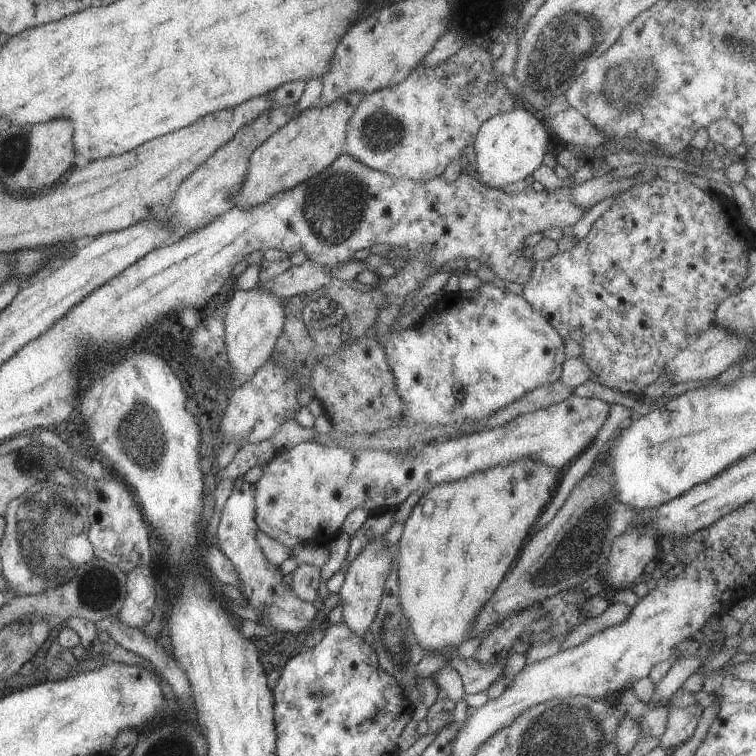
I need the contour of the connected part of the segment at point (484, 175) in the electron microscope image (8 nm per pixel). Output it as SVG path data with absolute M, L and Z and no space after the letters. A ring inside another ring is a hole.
M525 106L499 113L488 118L474 138L475 176L479 182L492 189L515 189L519 181L541 165L541 158L547 153L549 134L542 124L541 116Z

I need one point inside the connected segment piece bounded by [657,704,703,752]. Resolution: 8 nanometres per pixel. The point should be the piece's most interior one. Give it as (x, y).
(680, 724)

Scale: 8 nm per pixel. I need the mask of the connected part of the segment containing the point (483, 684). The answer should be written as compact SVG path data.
M450 646L439 653L447 658L445 665L459 673L465 694L483 692L495 678L500 677L503 667L499 663L481 664L473 658L456 656L456 650L456 646Z

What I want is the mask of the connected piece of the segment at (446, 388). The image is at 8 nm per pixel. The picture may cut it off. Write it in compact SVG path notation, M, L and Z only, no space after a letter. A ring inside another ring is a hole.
M485 282L472 291L451 291L445 293L439 300L430 305L422 319L412 327L400 329L391 334L383 345L386 363L390 368L395 381L395 392L402 402L401 423L427 423L428 425L463 425L464 423L476 423L483 421L489 415L511 404L527 391L537 388L539 385L548 385L559 380L562 373L562 364L565 360L563 354L563 340L557 331L547 322L547 319L519 295L509 292L505 288L498 288Z

